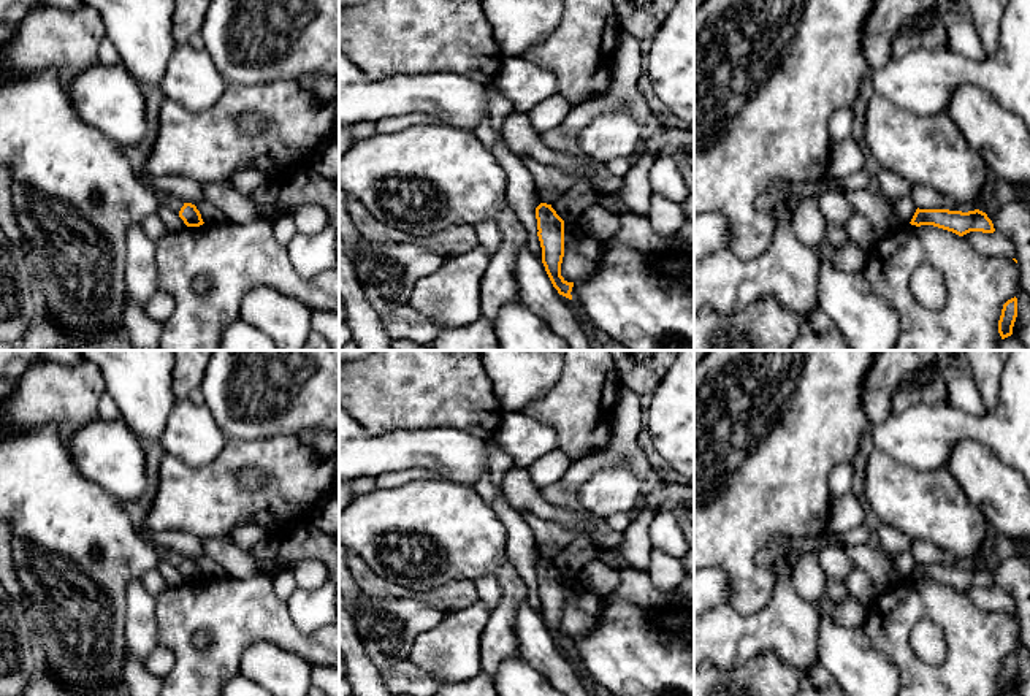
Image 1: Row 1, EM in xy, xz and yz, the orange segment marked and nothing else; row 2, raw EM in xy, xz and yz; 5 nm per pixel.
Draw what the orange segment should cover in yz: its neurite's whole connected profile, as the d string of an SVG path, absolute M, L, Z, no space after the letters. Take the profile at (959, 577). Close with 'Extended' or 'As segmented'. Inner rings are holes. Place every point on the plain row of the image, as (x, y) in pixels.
M916 564L911 580L933 580L959 591L970 587L994 588L994 579L986 568L975 564L968 568L949 564Z. As segmented

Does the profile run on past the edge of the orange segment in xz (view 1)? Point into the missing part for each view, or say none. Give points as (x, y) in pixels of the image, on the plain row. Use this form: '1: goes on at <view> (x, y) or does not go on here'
1: does not go on here

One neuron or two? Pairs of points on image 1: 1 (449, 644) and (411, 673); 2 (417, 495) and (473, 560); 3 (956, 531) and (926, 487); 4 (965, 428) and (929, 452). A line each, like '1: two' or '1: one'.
1: two
2: one
3: one
4: one

